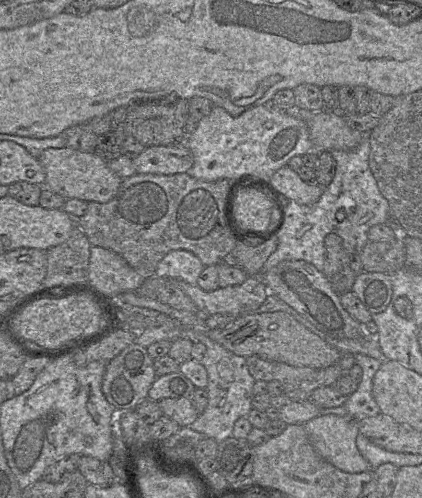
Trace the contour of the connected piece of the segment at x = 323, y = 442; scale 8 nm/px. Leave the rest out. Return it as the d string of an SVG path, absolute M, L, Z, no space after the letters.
M328 414L319 415L304 424L317 453L336 468L348 473L374 470L358 450L357 420L350 416Z

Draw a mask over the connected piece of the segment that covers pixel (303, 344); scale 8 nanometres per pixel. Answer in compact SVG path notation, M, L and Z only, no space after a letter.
M286 312L249 313L235 317L230 326L225 329L208 329L206 335L221 344L232 353L242 357L253 355L261 359L283 362L291 366L310 368L327 368L338 364L341 354L337 349L327 344Z

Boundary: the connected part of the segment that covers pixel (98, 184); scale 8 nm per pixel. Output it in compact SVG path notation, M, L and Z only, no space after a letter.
M69 147L48 148L38 158L45 172L43 188L67 199L106 203L117 193L121 179L109 167L109 163L95 152L81 152Z

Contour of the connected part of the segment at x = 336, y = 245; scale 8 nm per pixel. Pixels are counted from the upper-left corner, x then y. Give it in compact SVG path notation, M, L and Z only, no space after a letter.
M329 233L324 239L324 245L323 274L339 295L351 292L357 275L351 269L351 254L344 248L342 238L335 233Z

